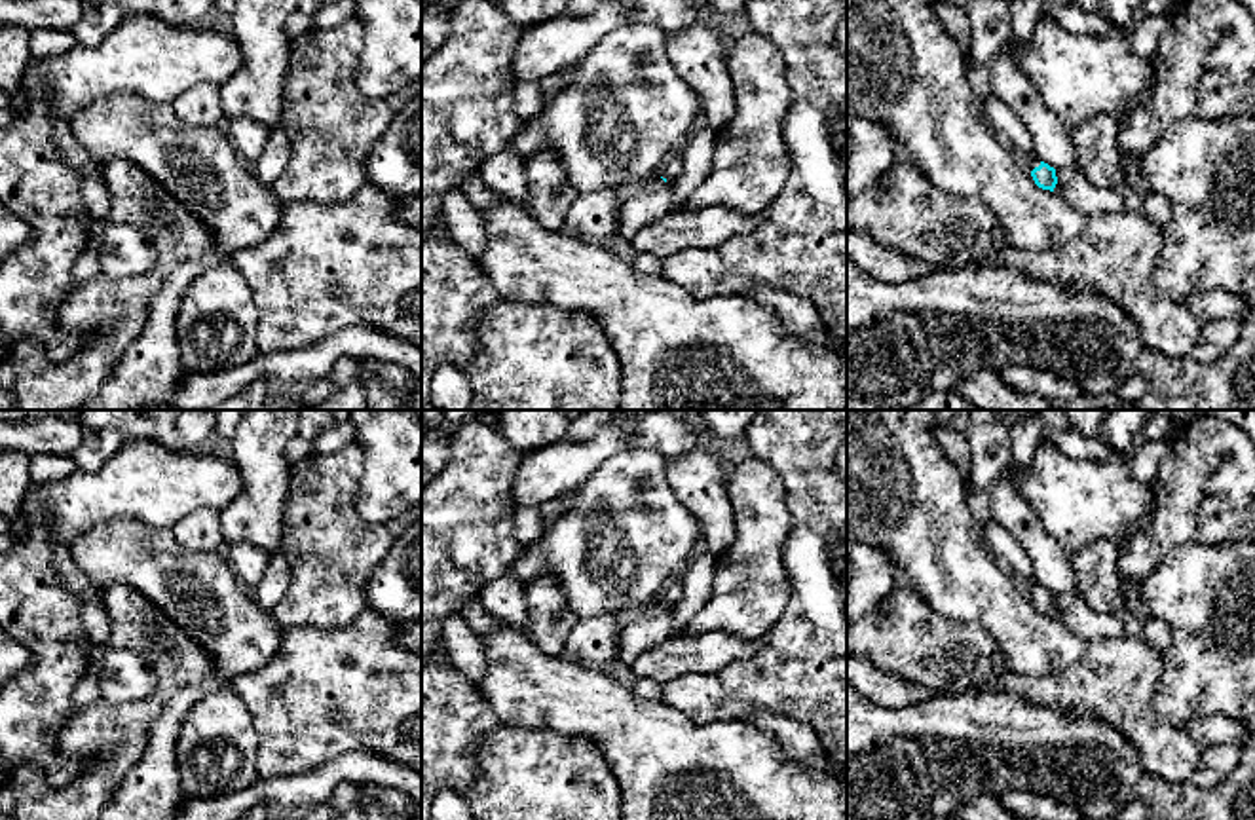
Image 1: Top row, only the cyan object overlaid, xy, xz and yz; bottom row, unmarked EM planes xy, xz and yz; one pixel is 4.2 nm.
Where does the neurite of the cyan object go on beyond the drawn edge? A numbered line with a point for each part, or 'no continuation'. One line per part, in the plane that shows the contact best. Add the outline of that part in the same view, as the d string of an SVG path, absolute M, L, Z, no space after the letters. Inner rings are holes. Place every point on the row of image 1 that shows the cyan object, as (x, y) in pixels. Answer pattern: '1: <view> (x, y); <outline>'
1: yz (1009, 128); M991 95L982 102L987 123L995 129L1001 140L1008 142L1027 169L1033 171L1040 165L1031 146L1031 135L1025 123L997 97Z

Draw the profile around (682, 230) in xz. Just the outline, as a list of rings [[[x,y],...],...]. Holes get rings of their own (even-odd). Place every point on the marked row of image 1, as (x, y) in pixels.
[[[721,205],[689,211],[682,209],[668,213],[659,222],[638,232],[630,245],[638,254],[647,252],[665,260],[674,252],[716,247],[731,237],[746,235],[756,230],[765,216],[767,211],[742,214]]]

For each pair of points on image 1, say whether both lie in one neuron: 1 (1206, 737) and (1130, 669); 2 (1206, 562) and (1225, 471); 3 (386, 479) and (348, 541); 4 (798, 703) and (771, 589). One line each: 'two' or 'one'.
1: two
2: two
3: two
4: two

